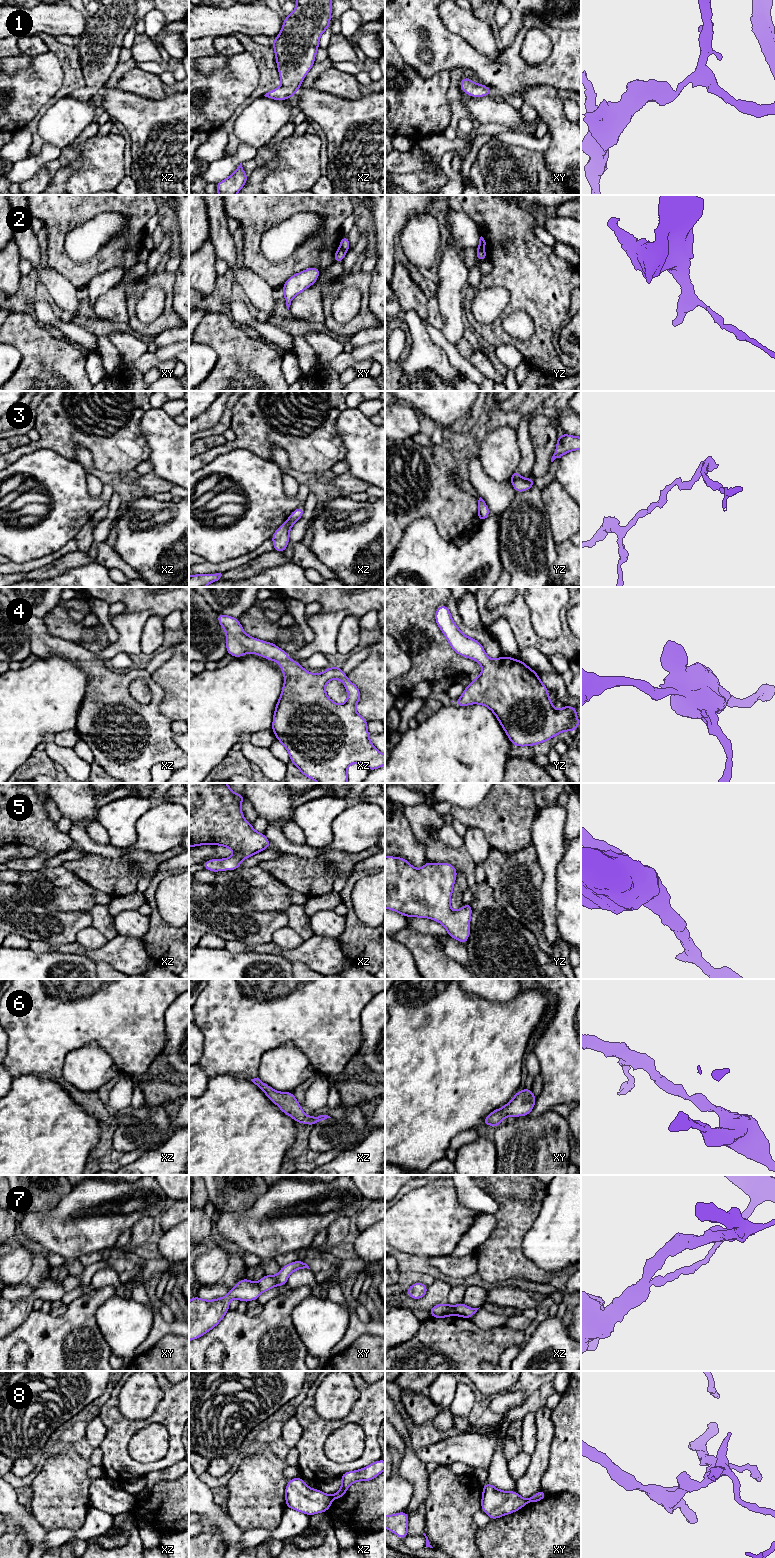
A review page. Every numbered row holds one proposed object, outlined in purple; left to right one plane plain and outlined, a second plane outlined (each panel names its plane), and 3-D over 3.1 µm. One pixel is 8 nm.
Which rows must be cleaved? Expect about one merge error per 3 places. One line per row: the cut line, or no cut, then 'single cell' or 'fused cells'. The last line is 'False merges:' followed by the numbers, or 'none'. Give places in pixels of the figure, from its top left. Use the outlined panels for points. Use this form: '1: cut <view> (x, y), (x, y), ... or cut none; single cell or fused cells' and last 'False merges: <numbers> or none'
1: cut none; single cell
2: cut yz (477, 248), (483, 249); fused cells
3: cut yz (520, 476), (511, 482); fused cells
4: cut none; single cell
5: cut none; single cell
6: cut none; single cell
7: cut xy (257, 1283), (261, 1292); fused cells
8: cut xy (527, 1499), (528, 1502); fused cells
False merges: 2, 3, 7, 8

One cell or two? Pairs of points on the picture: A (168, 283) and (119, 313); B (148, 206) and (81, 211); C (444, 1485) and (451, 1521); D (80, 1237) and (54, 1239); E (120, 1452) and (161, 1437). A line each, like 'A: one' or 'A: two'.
A: two
B: one
C: one
D: one
E: two

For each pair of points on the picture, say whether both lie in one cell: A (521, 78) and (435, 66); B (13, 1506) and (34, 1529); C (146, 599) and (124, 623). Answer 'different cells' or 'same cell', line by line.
A: same cell
B: same cell
C: different cells

